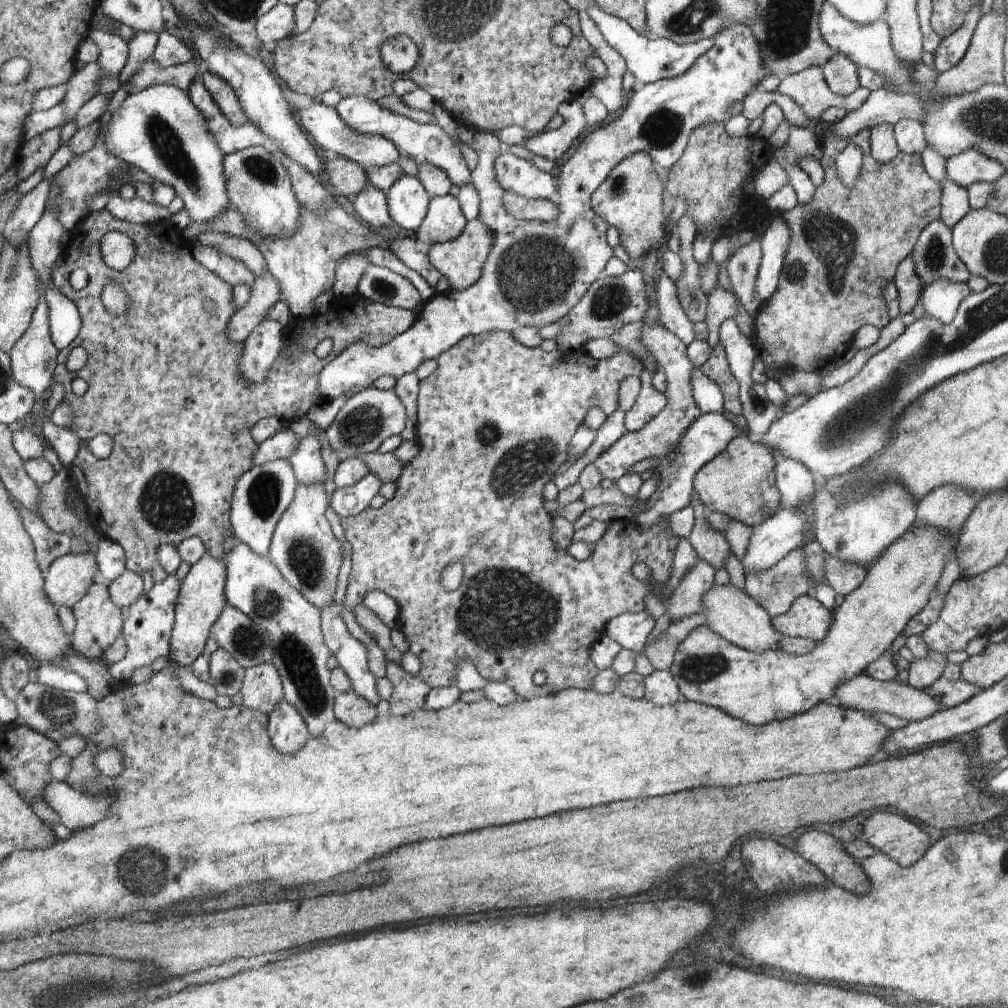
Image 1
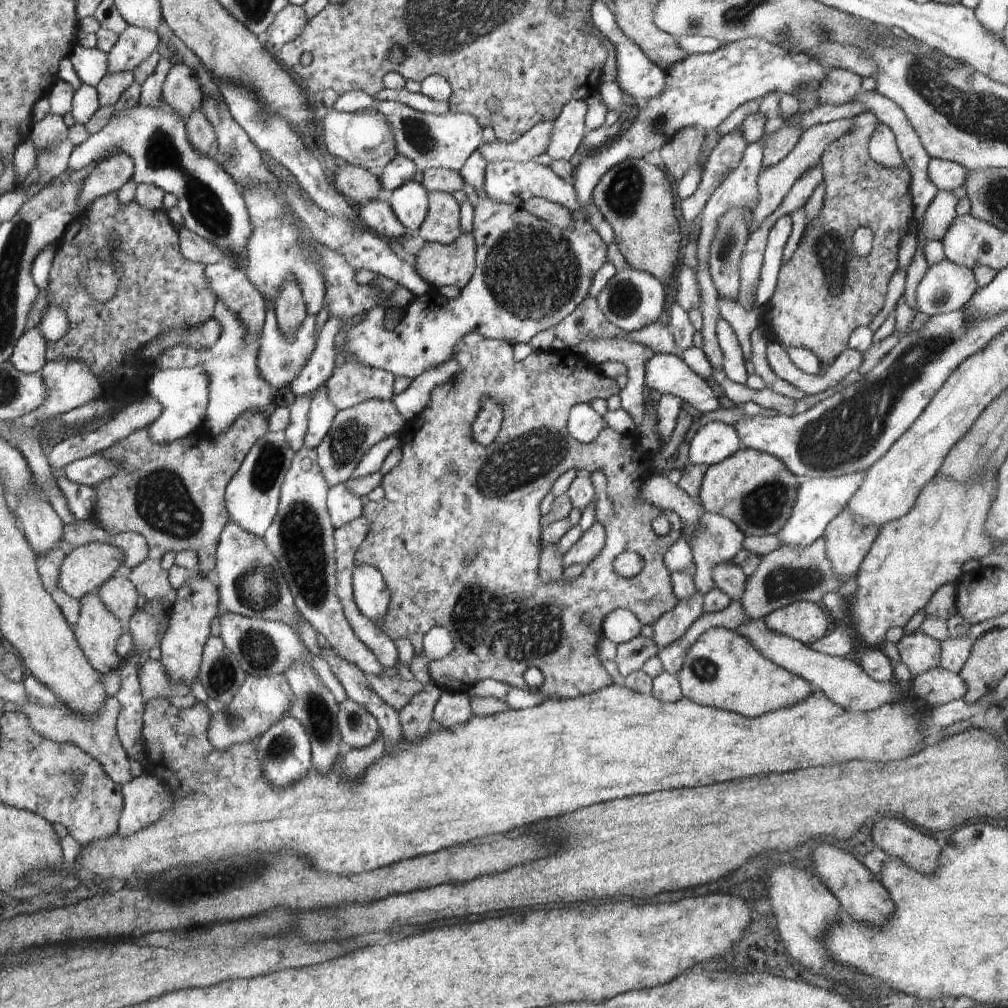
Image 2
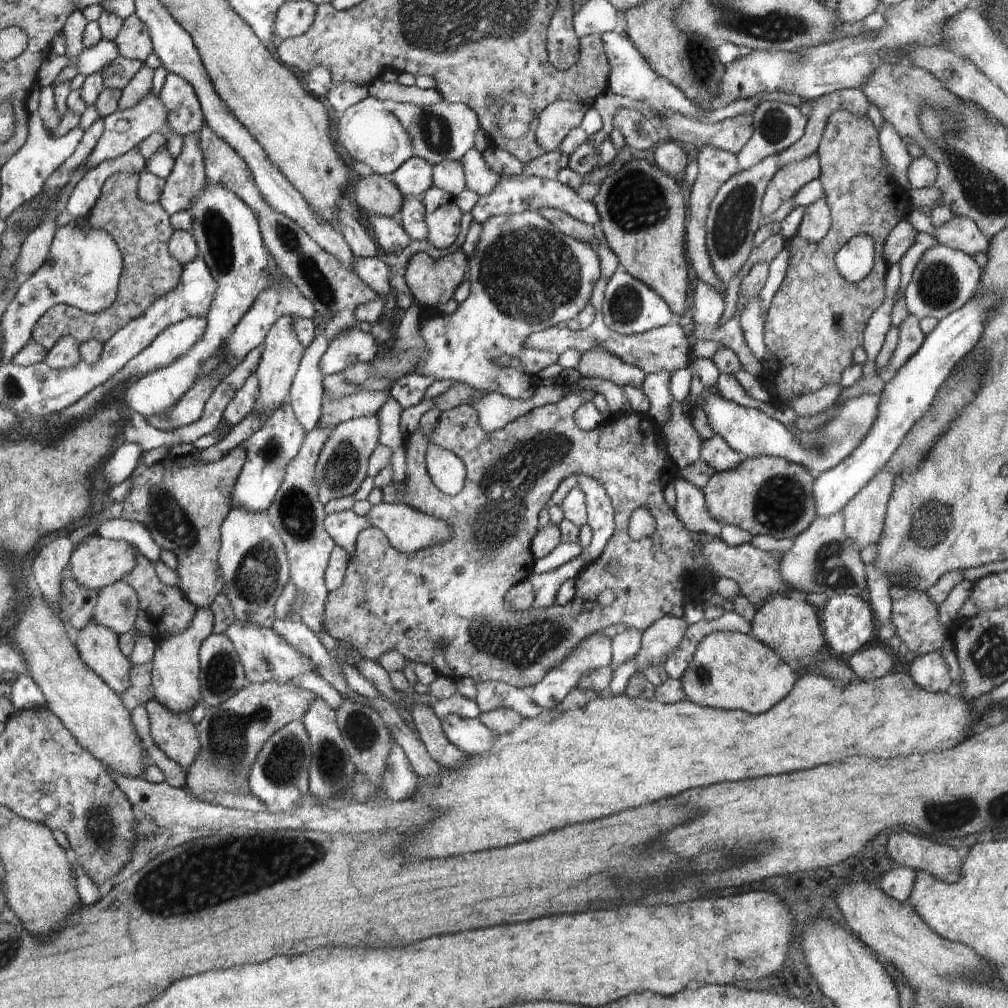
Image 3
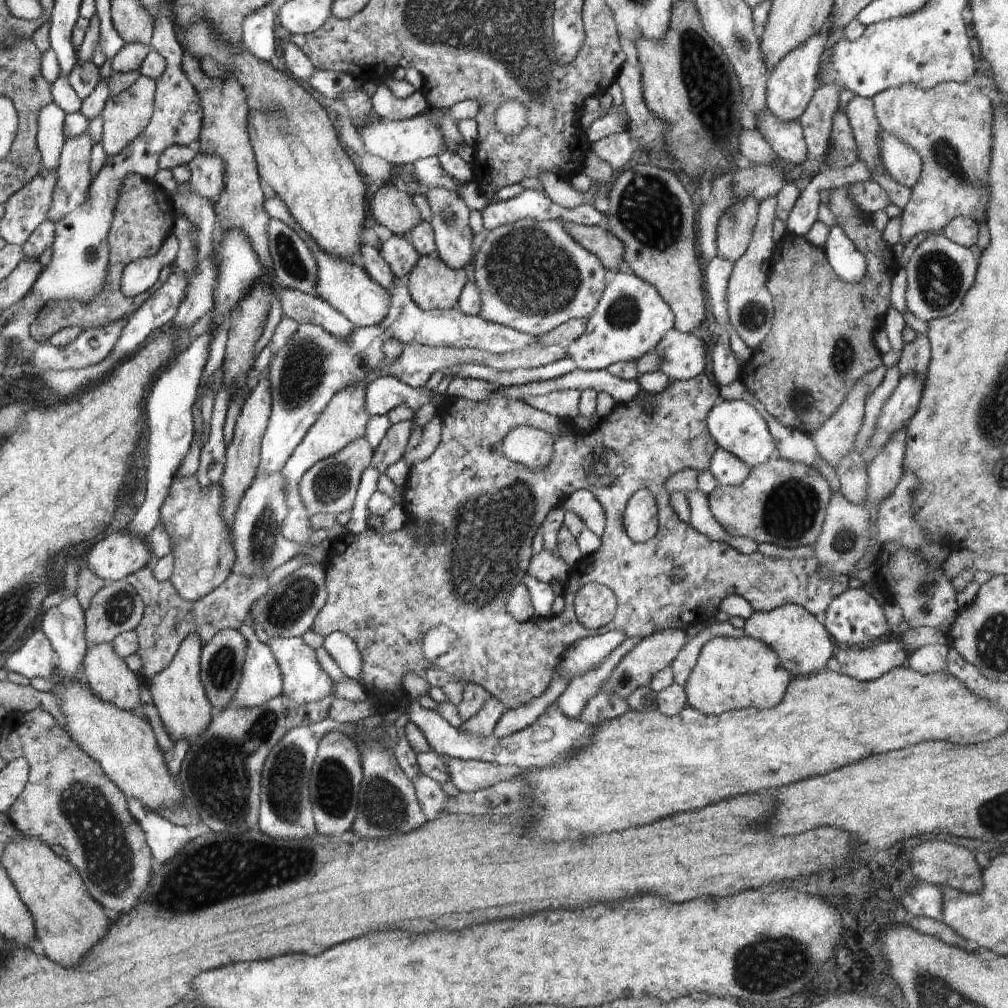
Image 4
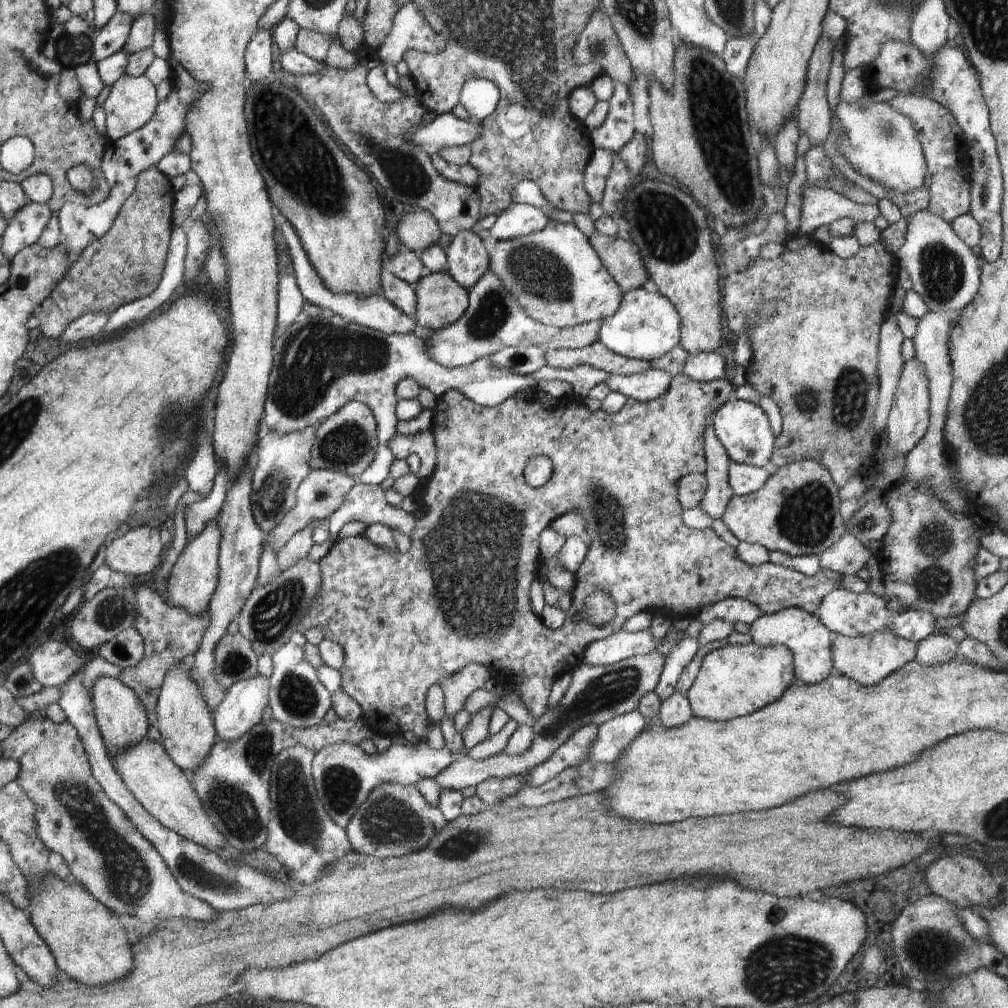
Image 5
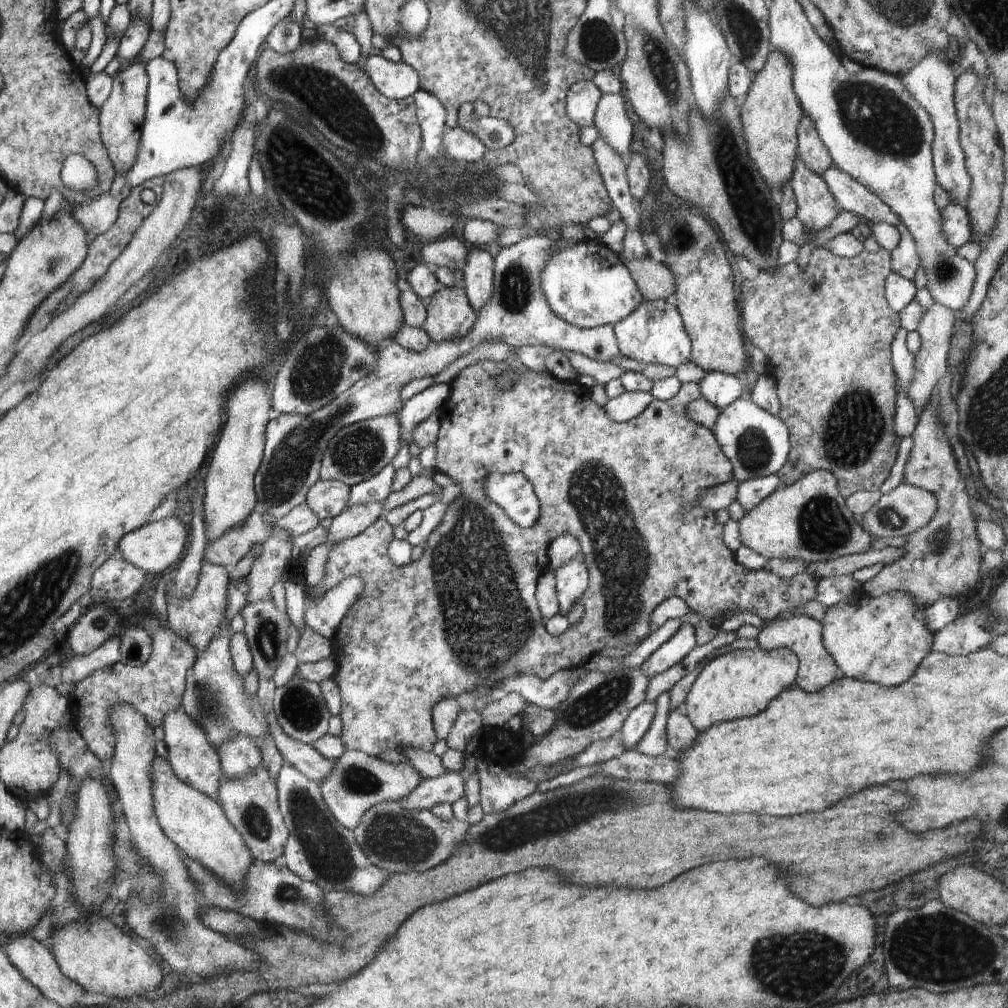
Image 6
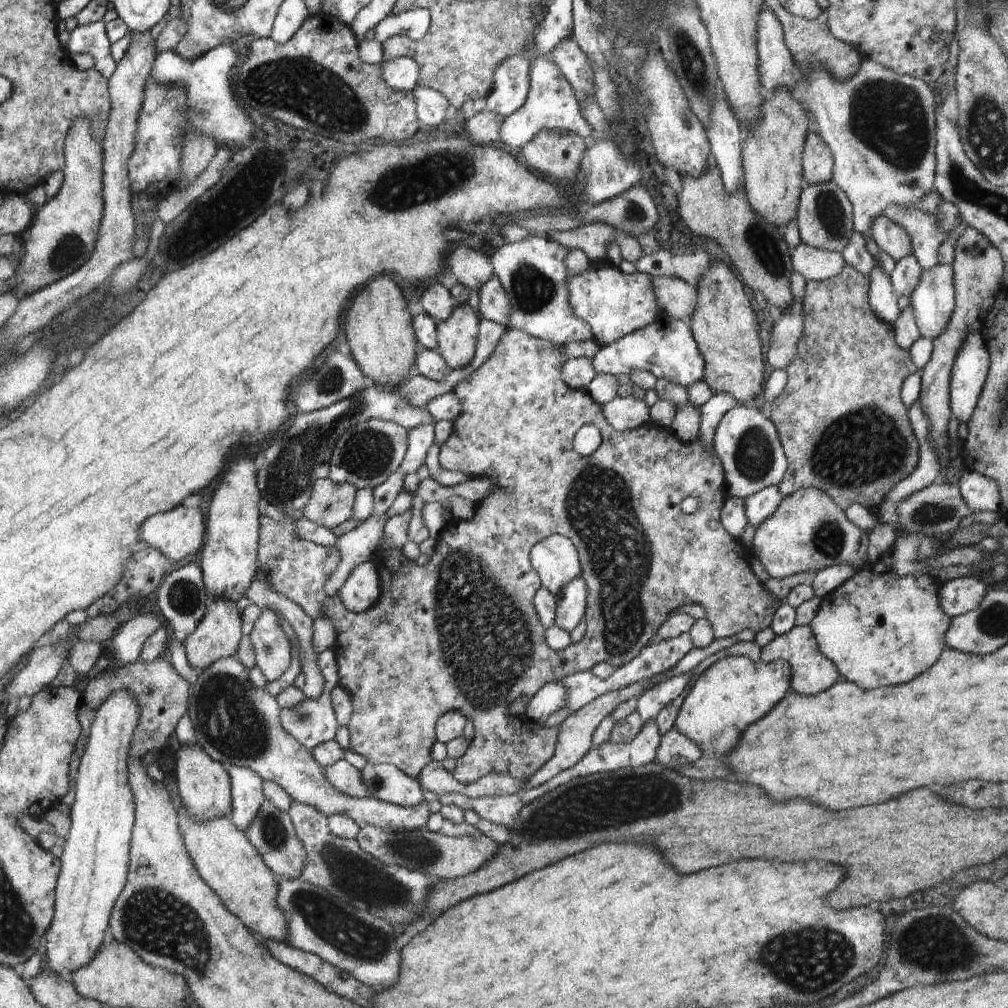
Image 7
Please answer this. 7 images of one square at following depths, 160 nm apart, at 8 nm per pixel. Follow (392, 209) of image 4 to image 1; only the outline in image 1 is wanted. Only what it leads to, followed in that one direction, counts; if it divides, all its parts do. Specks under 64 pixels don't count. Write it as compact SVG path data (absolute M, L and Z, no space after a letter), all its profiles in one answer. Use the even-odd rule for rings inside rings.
M328 154L323 167L332 184L332 191L345 197L356 196L364 190L368 177L365 170L354 161Z

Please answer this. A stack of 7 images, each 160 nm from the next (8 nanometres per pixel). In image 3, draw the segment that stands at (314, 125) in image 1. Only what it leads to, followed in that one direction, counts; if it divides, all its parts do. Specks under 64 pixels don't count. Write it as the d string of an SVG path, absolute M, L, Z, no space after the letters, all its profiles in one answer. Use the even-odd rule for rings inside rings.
M372 95L349 106L339 114L337 141L358 162L364 162L377 175L392 174L399 166L415 156L411 134L394 113L384 109L381 100Z

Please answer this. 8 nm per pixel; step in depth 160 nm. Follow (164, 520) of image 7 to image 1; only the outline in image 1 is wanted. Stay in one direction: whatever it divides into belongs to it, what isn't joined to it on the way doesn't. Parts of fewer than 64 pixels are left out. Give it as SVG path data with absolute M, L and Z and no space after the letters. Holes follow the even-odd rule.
M95 551L90 553L68 553L52 561L44 576L44 590L54 606L64 605L72 608L84 598L90 585L94 583L94 573L99 569Z

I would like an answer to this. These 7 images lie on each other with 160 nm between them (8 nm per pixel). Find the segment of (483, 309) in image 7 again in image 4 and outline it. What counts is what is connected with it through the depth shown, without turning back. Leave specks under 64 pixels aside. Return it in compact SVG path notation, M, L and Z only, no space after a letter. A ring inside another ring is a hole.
M434 187L426 190L424 196L432 211L432 228L437 246L438 258L444 261L446 266L451 269L465 269L468 264L473 262L475 254L472 248L474 234L469 223L469 209L466 203L458 196L458 193Z

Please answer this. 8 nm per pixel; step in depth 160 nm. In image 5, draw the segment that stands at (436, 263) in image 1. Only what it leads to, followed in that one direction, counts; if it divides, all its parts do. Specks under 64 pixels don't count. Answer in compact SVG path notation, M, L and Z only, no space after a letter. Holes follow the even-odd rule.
M449 272L431 273L415 284L415 319L423 329L437 331L463 317L469 305L469 290L460 286Z

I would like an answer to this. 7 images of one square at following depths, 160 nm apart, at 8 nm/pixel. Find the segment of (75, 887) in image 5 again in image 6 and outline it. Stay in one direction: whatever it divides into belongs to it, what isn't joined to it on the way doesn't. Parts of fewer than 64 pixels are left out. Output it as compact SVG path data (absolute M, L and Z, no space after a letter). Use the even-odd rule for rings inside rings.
M92 914L82 921L69 922L64 928L53 934L54 947L50 951L55 956L56 962L64 976L77 982L85 991L92 994L104 994L112 1000L132 999L145 996L148 990L152 992L162 984L166 970L159 967L159 960L155 960L152 954L142 949L126 930L117 928L109 918L99 918Z

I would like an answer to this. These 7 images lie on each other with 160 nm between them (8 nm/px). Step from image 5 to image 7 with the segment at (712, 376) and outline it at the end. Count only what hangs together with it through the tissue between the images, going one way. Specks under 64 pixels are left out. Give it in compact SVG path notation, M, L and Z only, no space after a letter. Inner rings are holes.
M712 393L710 400L699 408L701 414L697 438L706 451L713 450L714 433L716 427L727 410L738 404L729 394Z

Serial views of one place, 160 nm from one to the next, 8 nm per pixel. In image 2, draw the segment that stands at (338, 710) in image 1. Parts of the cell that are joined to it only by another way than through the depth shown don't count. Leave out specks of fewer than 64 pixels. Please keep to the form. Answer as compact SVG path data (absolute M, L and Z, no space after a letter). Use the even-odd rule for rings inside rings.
M346 699L339 704L337 721L345 749L365 749L381 734L376 718L362 705Z

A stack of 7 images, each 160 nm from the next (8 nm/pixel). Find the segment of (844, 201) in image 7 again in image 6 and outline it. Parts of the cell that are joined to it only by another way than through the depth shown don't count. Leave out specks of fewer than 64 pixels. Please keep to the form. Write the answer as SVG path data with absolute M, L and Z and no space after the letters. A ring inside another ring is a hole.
M797 156L789 185L793 188L797 202L797 213L795 214L797 219L808 231L814 234L826 231L842 210L834 198L834 195L830 192L827 182L820 175L814 174L814 172L804 164L804 161Z

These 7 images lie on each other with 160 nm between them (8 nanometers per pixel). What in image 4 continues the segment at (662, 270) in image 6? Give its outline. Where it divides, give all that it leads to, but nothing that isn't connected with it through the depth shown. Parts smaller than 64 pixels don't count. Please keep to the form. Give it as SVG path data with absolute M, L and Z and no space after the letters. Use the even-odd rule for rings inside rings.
M563 221L563 226L582 248L598 258L602 266L608 270L609 275L620 270L620 264L625 261L625 246L605 225L583 227Z

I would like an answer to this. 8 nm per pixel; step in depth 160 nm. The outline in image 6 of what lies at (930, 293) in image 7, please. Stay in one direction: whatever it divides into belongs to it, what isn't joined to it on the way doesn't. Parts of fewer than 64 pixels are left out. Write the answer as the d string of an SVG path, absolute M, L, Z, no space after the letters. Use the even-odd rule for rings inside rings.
M934 301L928 309L923 310L917 333L921 336L921 349L915 356L914 382L909 388L908 396L912 399L917 413L932 400L937 384L947 376L947 357L949 354L949 343L953 338L953 325L955 324L955 311Z

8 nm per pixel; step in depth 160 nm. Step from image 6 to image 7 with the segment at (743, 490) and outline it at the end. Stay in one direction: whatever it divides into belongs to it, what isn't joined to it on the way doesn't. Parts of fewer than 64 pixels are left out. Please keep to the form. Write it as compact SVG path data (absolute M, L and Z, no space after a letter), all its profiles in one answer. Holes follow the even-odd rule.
M777 485L762 489L744 499L748 524L758 528L780 506L782 496Z

